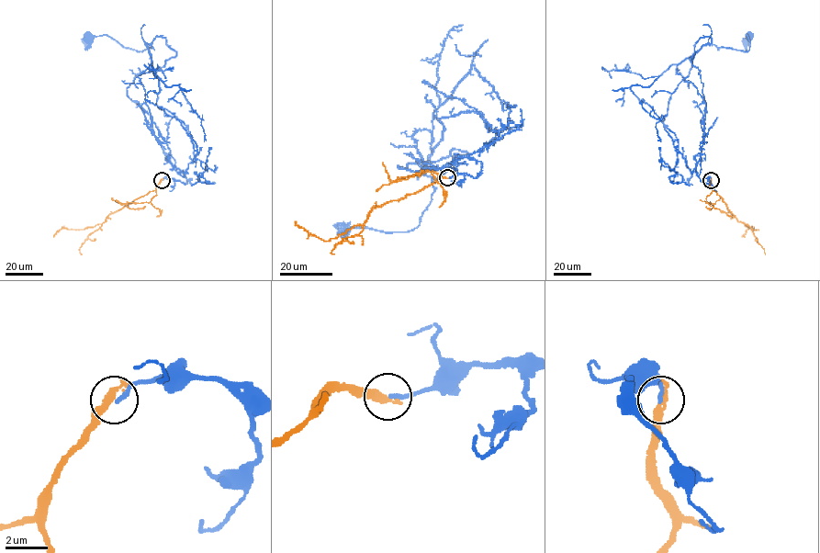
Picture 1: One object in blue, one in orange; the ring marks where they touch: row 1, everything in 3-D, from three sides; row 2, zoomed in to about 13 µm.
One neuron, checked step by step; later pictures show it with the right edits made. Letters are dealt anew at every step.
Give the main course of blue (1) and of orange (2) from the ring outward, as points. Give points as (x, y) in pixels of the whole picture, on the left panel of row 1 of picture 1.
1: (162, 179), (186, 183), (156, 140), (138, 76), (151, 63), (146, 44), (153, 48), (88, 36)
2: (162, 179), (153, 190), (110, 214), (102, 223), (79, 230), (62, 228), (53, 236)

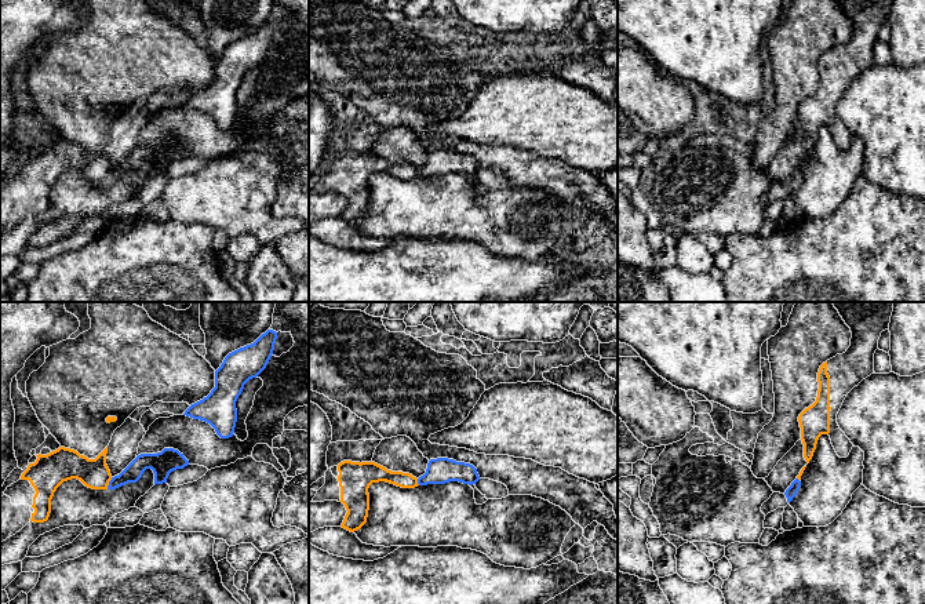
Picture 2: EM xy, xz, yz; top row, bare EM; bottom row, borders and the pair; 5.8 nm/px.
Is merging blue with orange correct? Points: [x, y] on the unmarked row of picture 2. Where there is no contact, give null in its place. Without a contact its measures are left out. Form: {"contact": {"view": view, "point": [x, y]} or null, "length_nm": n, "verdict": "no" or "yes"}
{"contact": {"view": "xy", "point": [109, 174]}, "length_nm": 80, "verdict": "no"}

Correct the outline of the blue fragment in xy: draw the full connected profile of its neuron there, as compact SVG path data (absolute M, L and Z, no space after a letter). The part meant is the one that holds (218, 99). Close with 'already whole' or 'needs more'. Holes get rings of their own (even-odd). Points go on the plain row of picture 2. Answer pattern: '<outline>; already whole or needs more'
M267 21L254 34L229 44L215 62L215 79L183 106L210 114L221 130L232 128L237 113L236 92L244 76L266 59L276 30L277 23Z; already whole

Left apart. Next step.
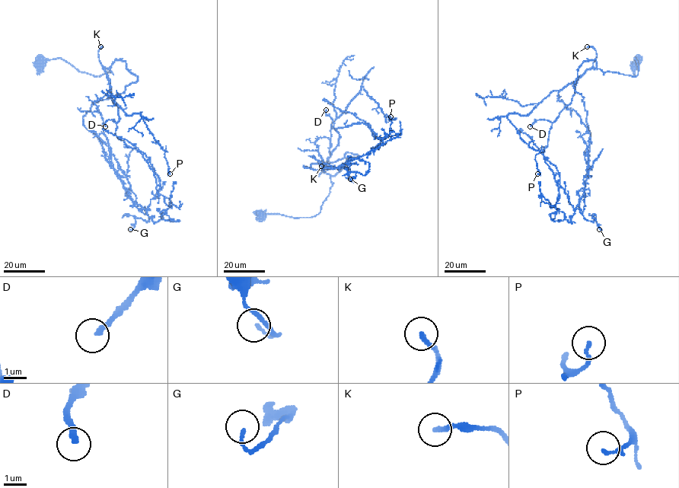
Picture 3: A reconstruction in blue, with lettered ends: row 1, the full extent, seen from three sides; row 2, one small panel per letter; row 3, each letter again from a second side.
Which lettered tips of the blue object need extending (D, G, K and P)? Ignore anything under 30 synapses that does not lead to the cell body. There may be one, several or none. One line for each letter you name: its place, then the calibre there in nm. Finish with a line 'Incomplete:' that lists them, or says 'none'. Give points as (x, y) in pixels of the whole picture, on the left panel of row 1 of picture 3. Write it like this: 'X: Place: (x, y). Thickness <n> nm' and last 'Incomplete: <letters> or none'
Incomplete: none

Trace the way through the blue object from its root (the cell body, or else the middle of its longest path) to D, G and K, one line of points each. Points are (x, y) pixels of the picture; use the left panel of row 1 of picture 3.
D: (40, 59), (61, 58), (94, 76), (112, 72), (110, 68), (103, 70), (119, 120), (107, 120), (105, 126)
G: (40, 59), (112, 72), (94, 104), (114, 173), (148, 217), (130, 229)
K: (40, 59), (61, 58), (81, 72), (100, 76), (112, 72), (99, 59), (100, 46)

